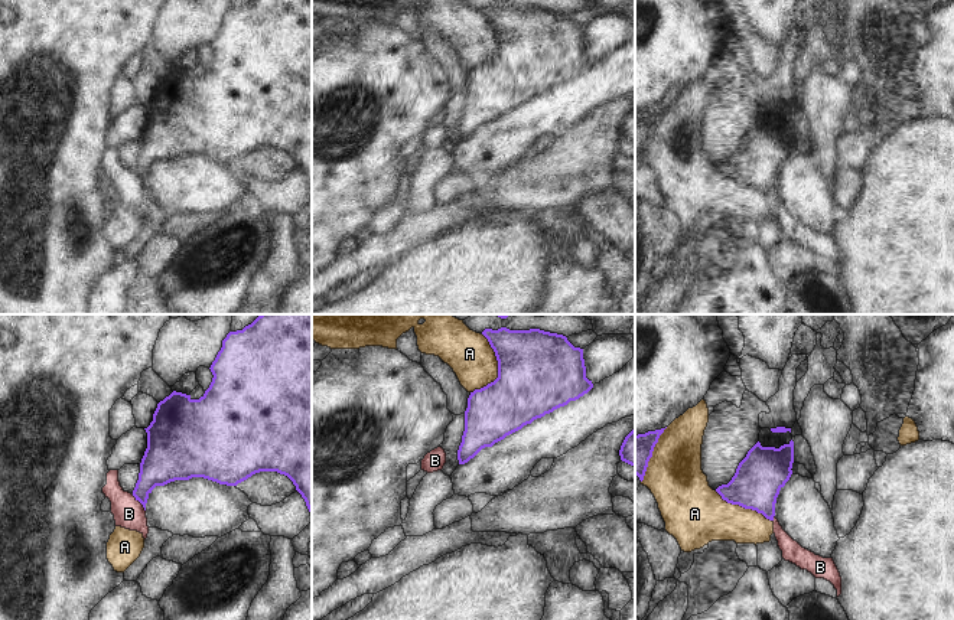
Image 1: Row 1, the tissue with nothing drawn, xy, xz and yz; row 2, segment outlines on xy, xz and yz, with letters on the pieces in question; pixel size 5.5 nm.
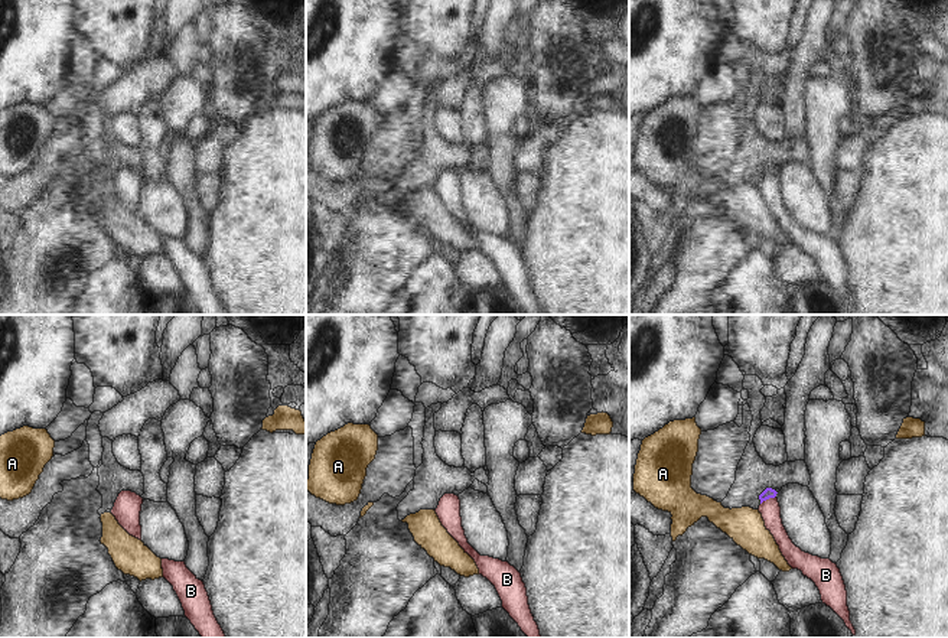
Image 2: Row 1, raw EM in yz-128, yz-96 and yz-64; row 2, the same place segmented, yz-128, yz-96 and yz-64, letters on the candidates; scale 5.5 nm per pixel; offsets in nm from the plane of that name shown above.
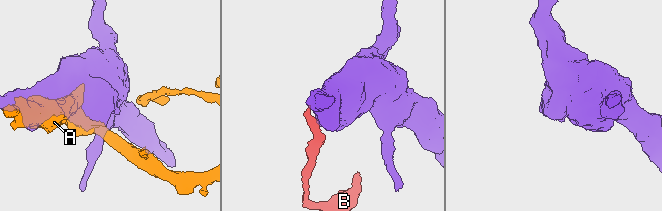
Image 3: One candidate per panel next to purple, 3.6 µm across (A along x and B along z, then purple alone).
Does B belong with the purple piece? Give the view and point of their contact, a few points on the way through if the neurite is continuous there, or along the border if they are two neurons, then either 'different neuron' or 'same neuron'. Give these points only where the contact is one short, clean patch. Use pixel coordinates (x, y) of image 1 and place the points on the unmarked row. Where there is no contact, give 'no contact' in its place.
xy (140, 179) | along xy (132, 172), (145, 188) | different neuron

